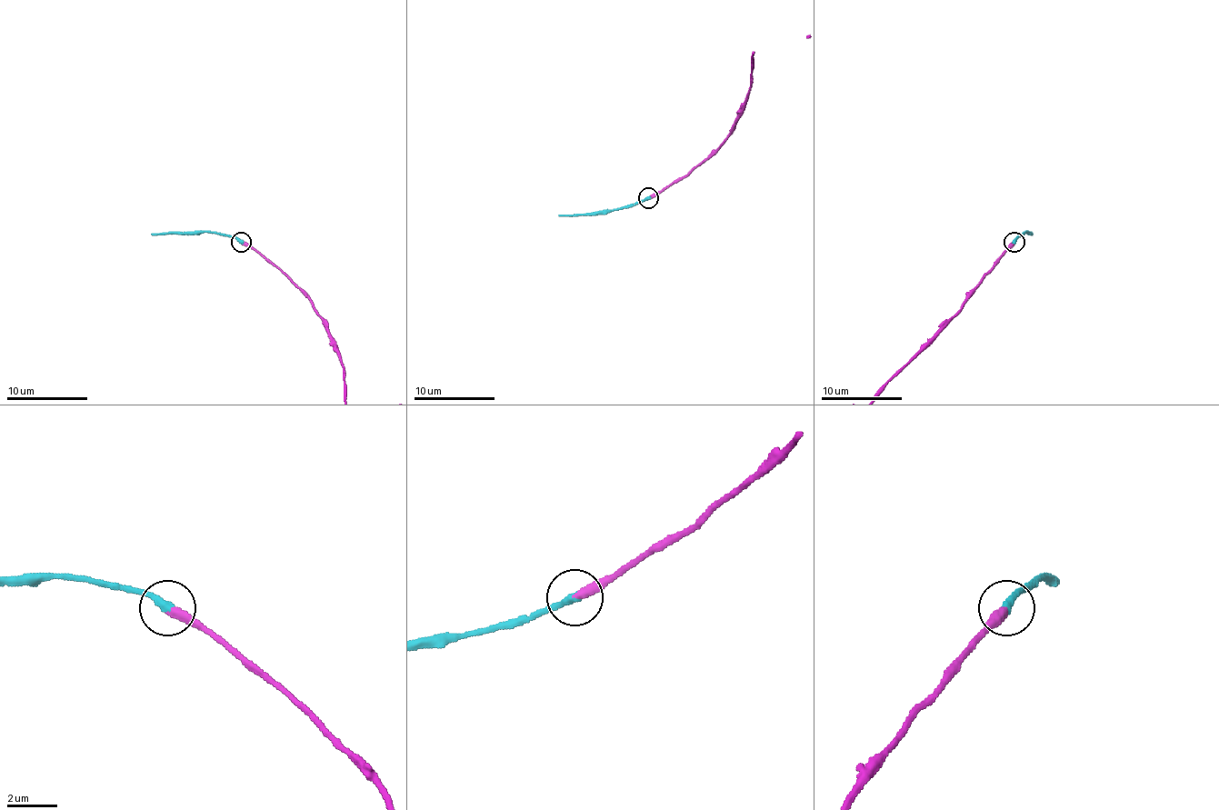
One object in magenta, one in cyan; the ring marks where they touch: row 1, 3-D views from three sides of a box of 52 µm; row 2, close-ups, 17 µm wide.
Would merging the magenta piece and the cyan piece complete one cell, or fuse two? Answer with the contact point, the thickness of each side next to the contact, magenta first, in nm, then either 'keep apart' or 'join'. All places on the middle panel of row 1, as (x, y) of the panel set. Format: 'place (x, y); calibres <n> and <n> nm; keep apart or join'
place (648, 197); calibres 400 and 360 nm; join

